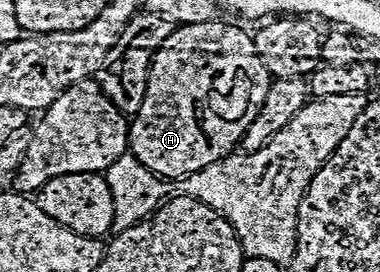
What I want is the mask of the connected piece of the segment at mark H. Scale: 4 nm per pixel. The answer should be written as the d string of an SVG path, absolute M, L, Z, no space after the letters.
M223 19L173 28L152 57L142 107L130 121L130 151L138 163L158 177L183 179L229 156L243 142L246 127L250 127L254 115L258 115L270 84L270 75L262 59L258 59L252 38L251 32L227 25Z

